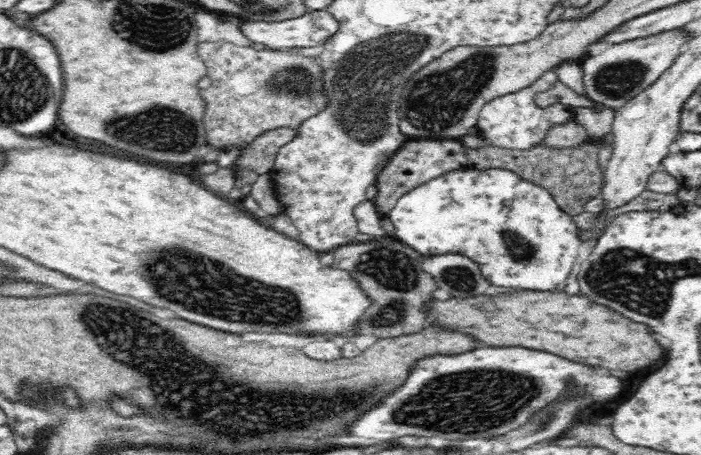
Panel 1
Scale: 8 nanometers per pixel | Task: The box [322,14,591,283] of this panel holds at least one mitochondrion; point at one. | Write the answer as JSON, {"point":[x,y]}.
{"point":[361,79]}

